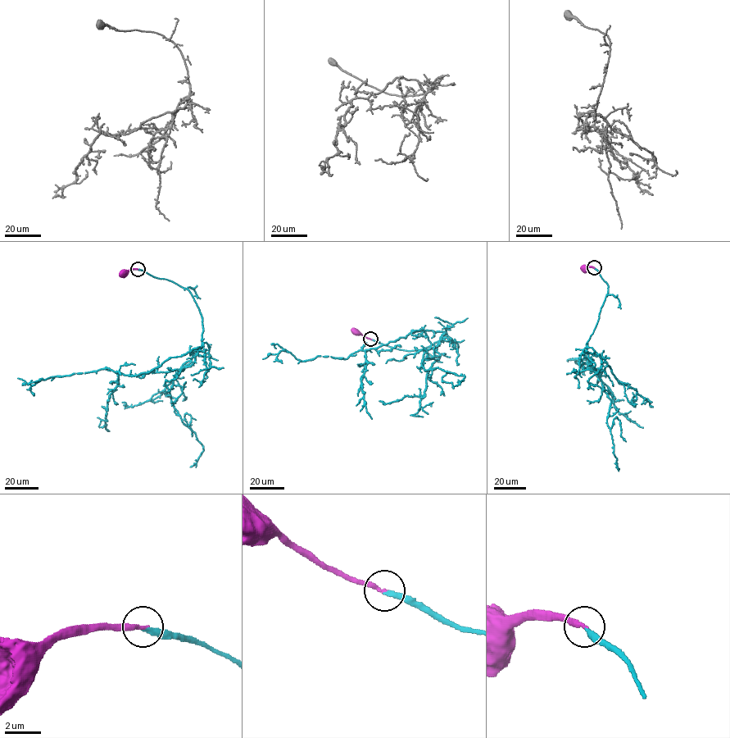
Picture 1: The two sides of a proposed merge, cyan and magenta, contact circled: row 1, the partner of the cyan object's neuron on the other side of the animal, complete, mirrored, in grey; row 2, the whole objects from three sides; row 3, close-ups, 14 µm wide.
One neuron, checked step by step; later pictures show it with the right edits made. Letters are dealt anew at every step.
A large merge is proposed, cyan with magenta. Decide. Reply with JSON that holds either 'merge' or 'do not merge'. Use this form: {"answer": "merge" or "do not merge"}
{"answer": "merge"}

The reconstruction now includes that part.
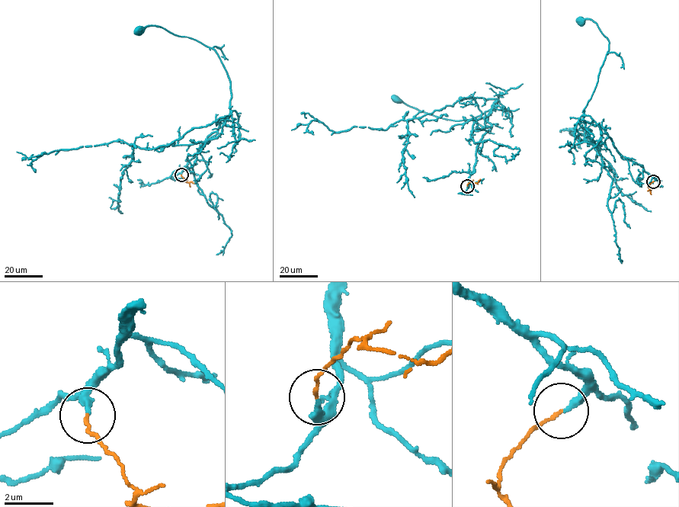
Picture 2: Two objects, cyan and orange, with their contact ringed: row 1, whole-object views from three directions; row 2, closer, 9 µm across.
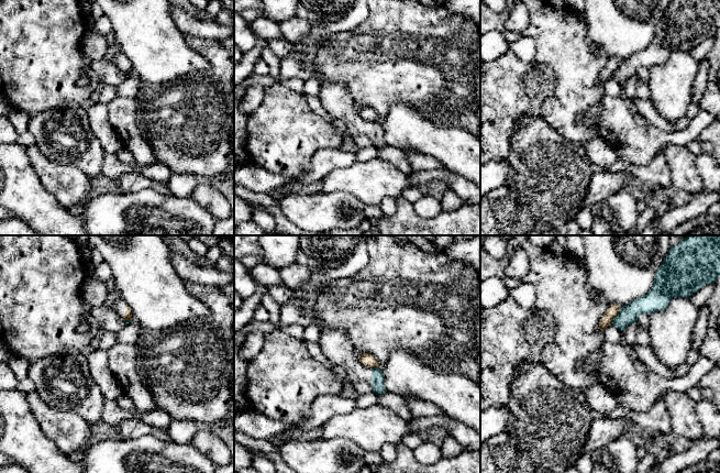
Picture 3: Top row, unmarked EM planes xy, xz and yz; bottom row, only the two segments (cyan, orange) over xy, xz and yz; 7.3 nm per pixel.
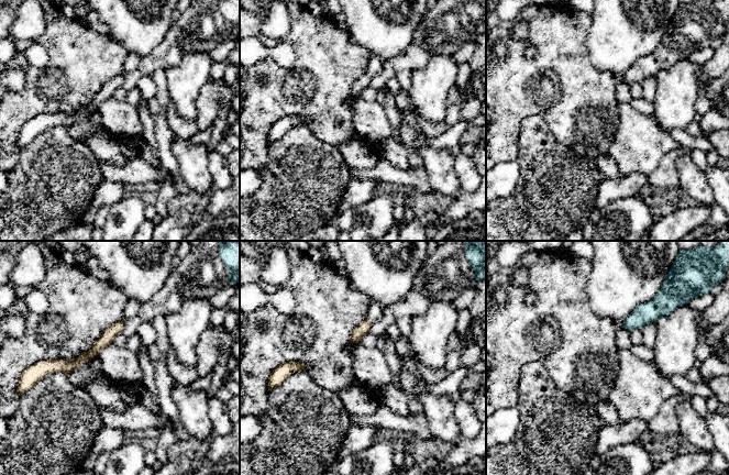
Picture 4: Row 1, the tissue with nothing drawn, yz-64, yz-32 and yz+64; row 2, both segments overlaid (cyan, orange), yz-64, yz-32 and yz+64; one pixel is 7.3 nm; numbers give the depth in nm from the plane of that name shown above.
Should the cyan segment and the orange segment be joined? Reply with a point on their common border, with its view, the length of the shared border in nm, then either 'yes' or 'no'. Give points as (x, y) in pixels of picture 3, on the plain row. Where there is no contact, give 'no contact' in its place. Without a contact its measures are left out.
meets cyan in yz at (617, 68); contact 140 nm long; no

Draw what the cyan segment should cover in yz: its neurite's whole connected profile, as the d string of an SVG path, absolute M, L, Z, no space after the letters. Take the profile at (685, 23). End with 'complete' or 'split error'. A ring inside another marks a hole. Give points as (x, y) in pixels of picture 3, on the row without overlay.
M672 0L649 46L621 60L612 74L620 85L642 67L665 64L673 51L689 52L720 30L720 0Z; complete

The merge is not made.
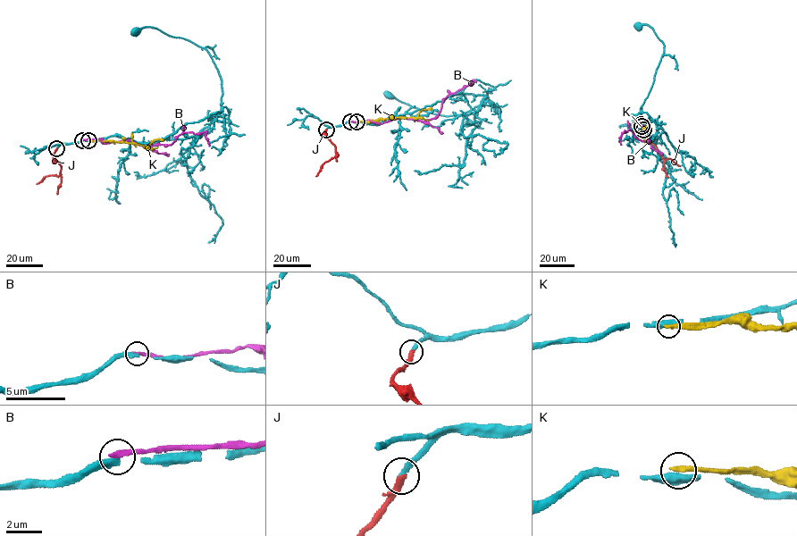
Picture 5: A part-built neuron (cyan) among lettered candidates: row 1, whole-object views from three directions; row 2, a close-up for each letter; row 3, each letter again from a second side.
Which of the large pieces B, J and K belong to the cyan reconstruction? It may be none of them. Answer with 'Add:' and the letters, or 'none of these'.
Add: J

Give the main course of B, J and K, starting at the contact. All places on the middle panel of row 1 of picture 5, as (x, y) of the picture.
B: (350, 121), (381, 123), (400, 118), (428, 121), (439, 113), (449, 94), (473, 81), (475, 82)
J: (326, 129), (323, 134), (335, 146), (336, 153), (323, 163), (316, 176)
K: (356, 121), (417, 117), (423, 110), (432, 108)

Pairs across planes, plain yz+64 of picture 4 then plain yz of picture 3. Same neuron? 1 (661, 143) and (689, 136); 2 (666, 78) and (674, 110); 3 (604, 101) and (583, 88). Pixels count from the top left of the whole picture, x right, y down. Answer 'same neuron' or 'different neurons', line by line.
1: same neuron
2: same neuron
3: same neuron

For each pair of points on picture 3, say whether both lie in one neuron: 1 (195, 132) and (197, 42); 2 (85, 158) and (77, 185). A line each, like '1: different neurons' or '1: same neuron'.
1: same neuron
2: different neurons

